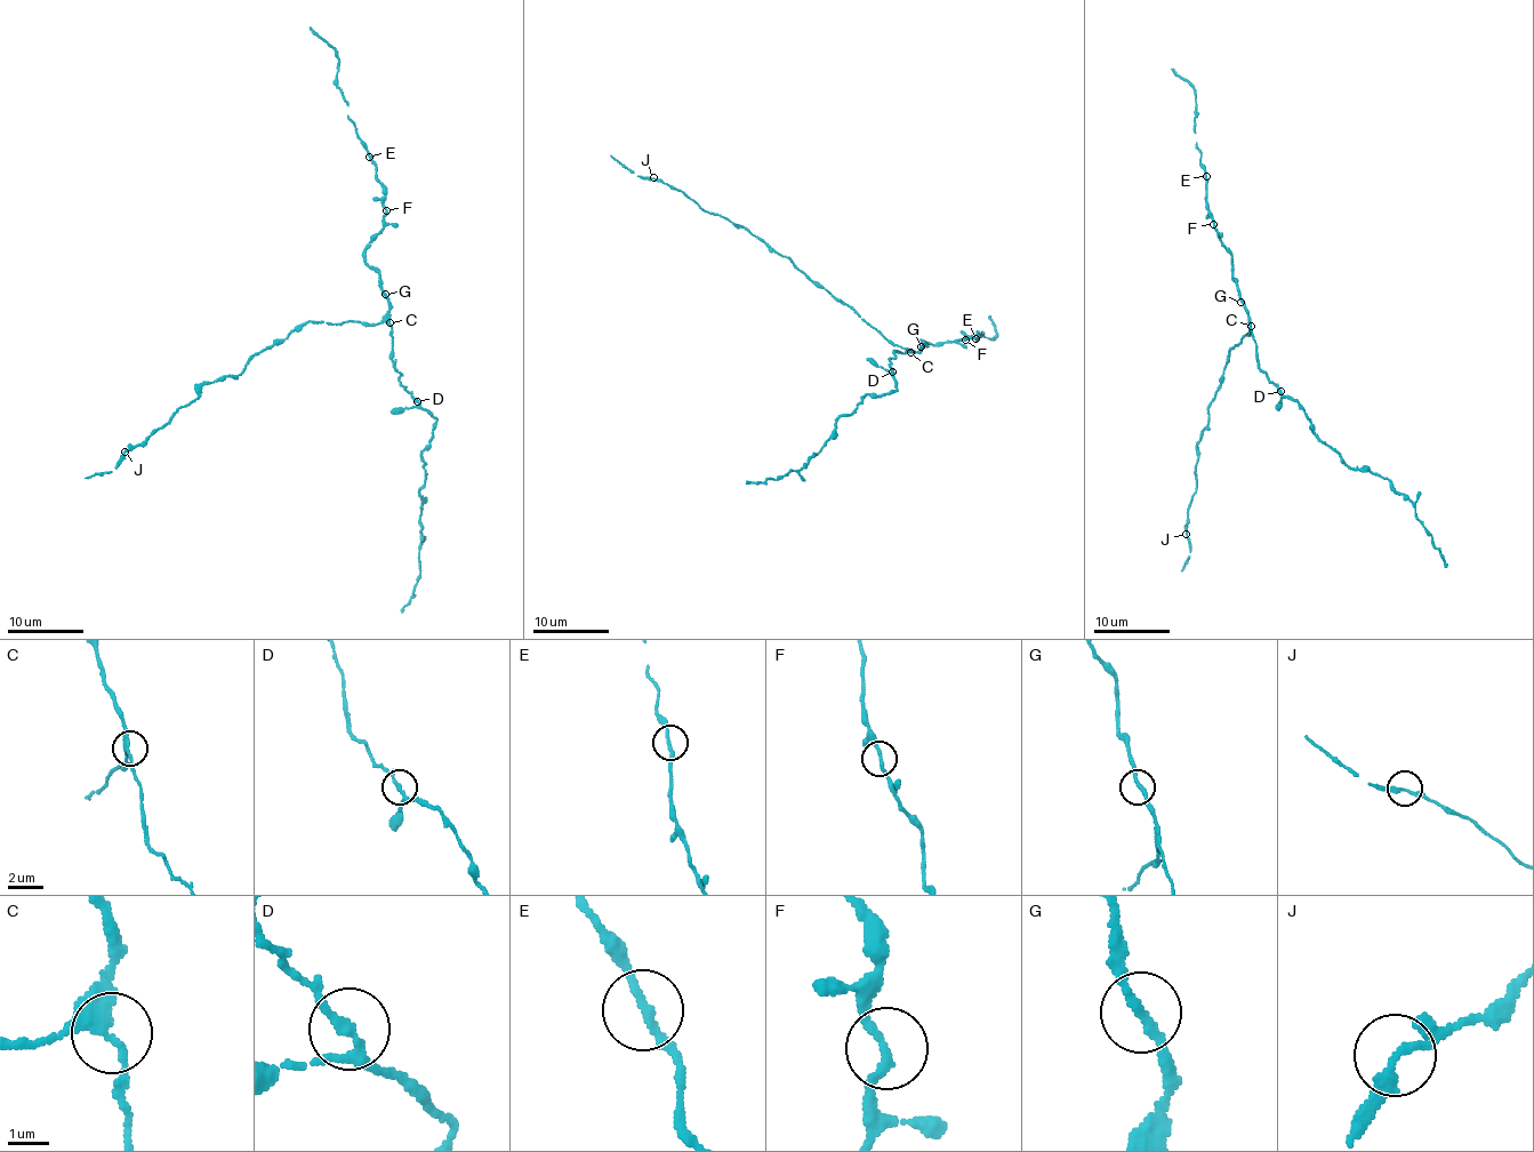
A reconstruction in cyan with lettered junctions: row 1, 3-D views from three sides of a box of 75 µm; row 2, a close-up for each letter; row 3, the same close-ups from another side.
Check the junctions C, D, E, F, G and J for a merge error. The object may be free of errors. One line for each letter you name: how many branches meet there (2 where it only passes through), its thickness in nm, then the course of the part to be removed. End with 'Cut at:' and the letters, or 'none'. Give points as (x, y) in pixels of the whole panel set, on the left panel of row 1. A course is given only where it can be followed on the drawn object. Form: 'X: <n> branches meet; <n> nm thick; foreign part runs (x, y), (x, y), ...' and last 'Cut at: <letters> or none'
Cut at: none

